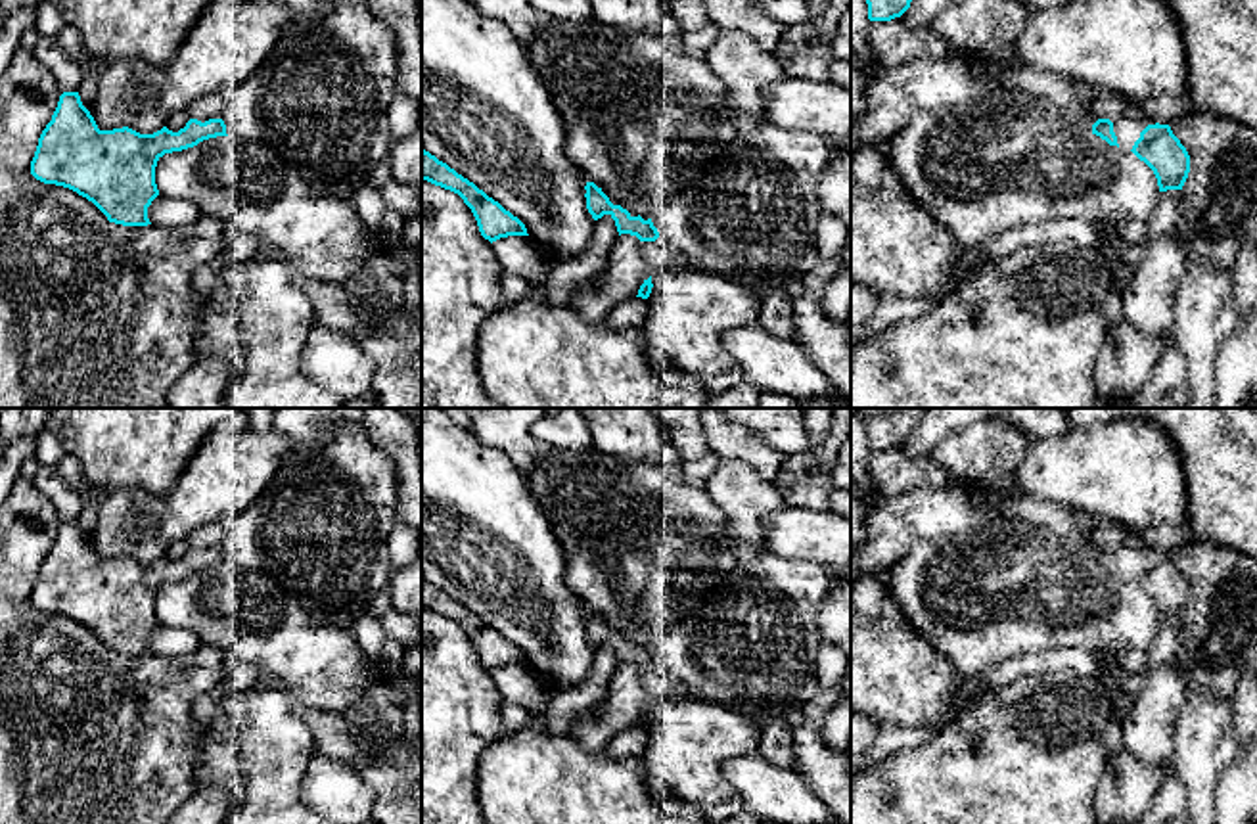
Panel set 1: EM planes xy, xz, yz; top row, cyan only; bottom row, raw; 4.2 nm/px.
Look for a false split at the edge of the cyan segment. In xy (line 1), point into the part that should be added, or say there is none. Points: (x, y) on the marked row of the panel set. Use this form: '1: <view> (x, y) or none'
1: none

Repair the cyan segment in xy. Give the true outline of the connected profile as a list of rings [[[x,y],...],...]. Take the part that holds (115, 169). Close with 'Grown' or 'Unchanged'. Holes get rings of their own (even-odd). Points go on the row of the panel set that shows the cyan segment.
[[[63,92],[38,138],[31,174],[86,197],[109,222],[148,226],[148,207],[159,195],[157,161],[217,136],[228,136],[222,119],[190,119],[178,132],[100,130],[79,92]]]. Unchanged

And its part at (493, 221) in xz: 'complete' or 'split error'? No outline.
complete

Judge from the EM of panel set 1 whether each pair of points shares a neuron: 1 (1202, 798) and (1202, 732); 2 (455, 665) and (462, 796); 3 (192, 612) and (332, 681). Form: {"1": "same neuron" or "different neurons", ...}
{"1": "same neuron", "2": "same neuron", "3": "same neuron"}

